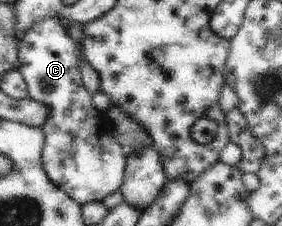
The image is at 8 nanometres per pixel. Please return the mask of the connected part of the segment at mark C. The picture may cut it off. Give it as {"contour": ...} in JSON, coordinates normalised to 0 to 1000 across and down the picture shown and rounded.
{"contour":[[[167,75],[113,111],[67,177],[64,301],[99,385],[103,434],[152,460],[170,487],[167,535],[149,553],[156,580],[156,646],[149,659],[149,726],[163,779],[195,827],[216,832],[280,907],[348,889],[426,836],[436,810],[450,681],[443,655],[379,584],[379,522],[337,482],[326,420],[291,372],[280,314],[280,239],[287,226],[255,186],[234,142],[234,97],[202,75]]]}

